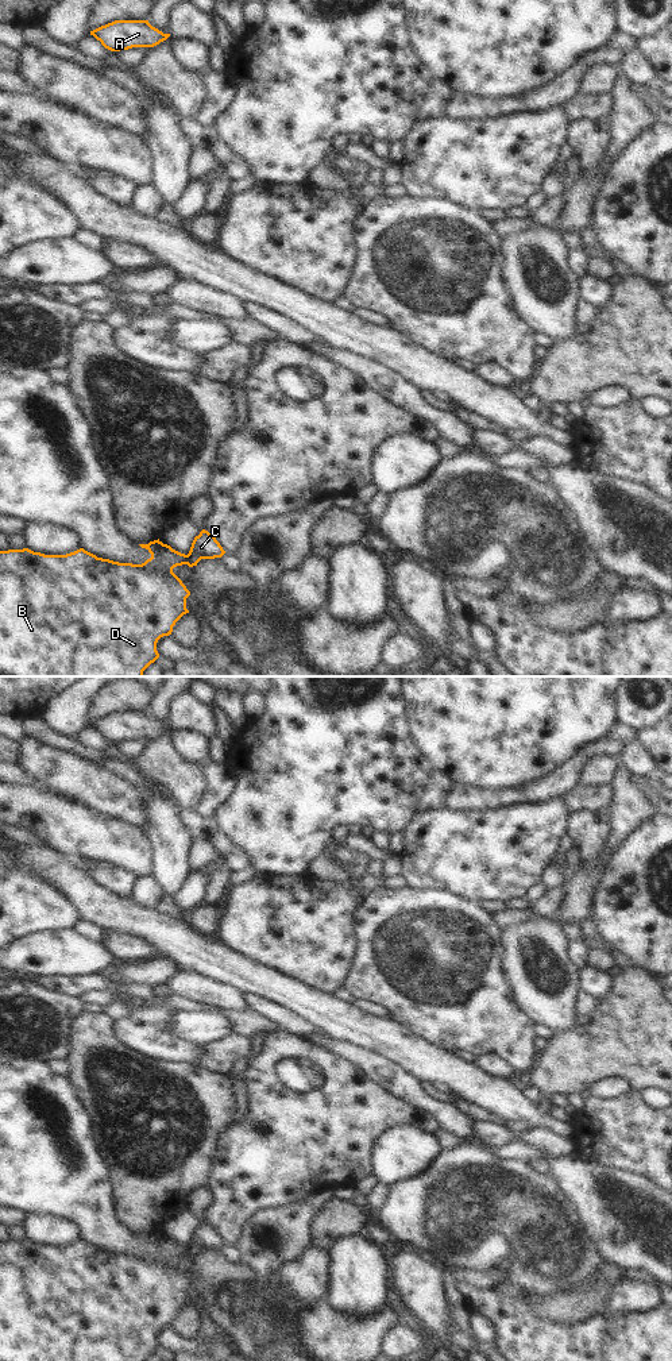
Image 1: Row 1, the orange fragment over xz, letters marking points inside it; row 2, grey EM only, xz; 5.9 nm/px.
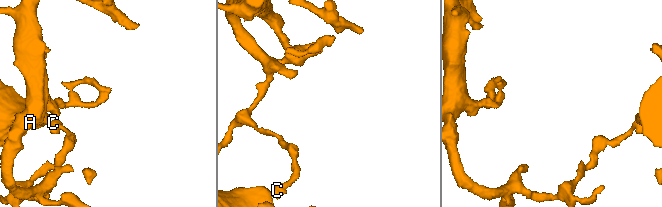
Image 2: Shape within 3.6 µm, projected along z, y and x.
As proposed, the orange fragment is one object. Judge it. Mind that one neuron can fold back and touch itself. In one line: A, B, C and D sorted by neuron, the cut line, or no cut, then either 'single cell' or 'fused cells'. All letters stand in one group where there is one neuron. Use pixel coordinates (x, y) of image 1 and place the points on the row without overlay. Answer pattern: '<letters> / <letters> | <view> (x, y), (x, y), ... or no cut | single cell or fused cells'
A C / B D | xz (185, 1246), (186, 1255) | fused cells

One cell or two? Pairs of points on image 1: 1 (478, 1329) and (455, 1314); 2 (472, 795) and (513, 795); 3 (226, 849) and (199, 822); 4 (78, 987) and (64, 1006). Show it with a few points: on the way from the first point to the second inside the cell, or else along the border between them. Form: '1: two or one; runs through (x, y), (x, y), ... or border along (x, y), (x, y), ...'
1: two; border along (471, 1313), (470, 1333), (475, 1338)
2: one; runs through (482, 797), (504, 797)
3: one; runs through (220, 841), (207, 825)
4: two; border along (41, 986), (78, 998)

